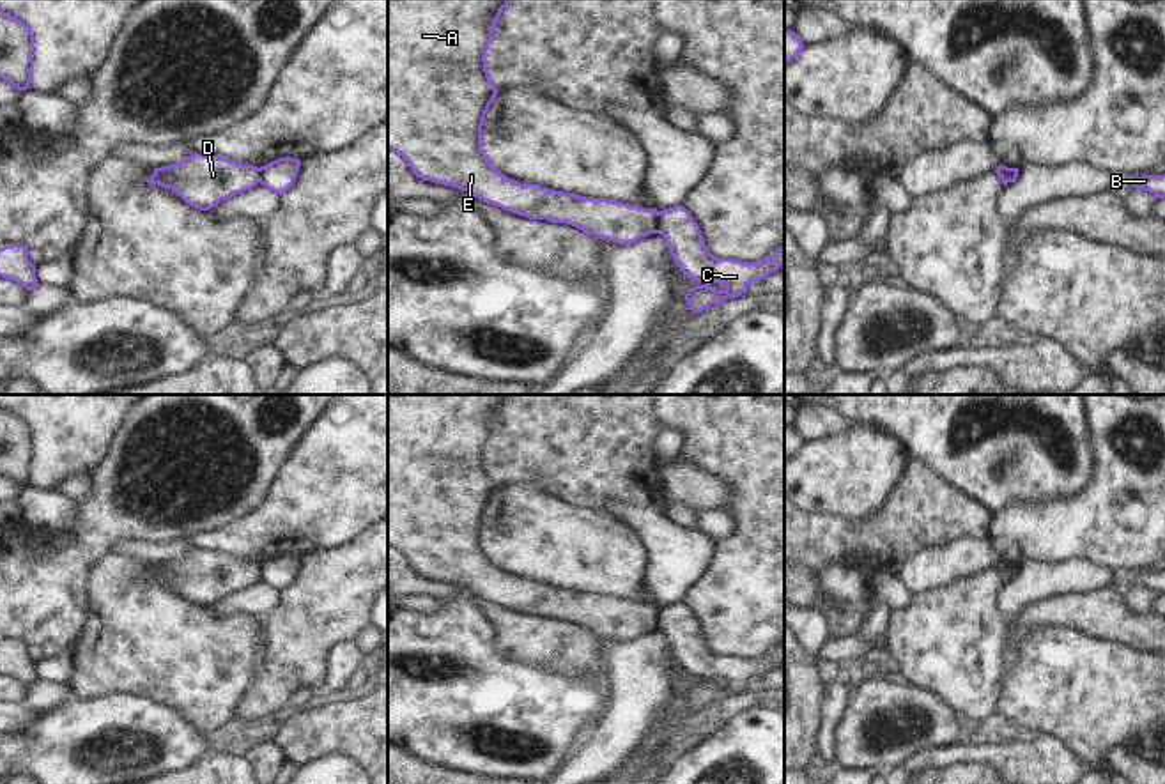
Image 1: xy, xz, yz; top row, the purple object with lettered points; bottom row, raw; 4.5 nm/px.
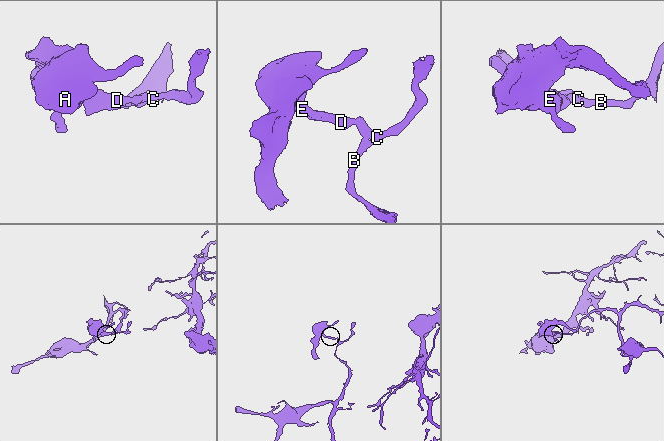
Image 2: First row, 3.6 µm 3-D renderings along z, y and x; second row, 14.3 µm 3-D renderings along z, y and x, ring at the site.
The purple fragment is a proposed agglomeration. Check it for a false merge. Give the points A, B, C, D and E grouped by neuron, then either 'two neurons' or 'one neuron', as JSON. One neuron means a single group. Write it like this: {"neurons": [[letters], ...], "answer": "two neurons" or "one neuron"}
{"neurons": [["A", "D", "E"], ["B", "C"]], "answer": "two neurons"}

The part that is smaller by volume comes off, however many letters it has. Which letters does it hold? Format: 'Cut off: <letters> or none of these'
Cut off: A, D, E

